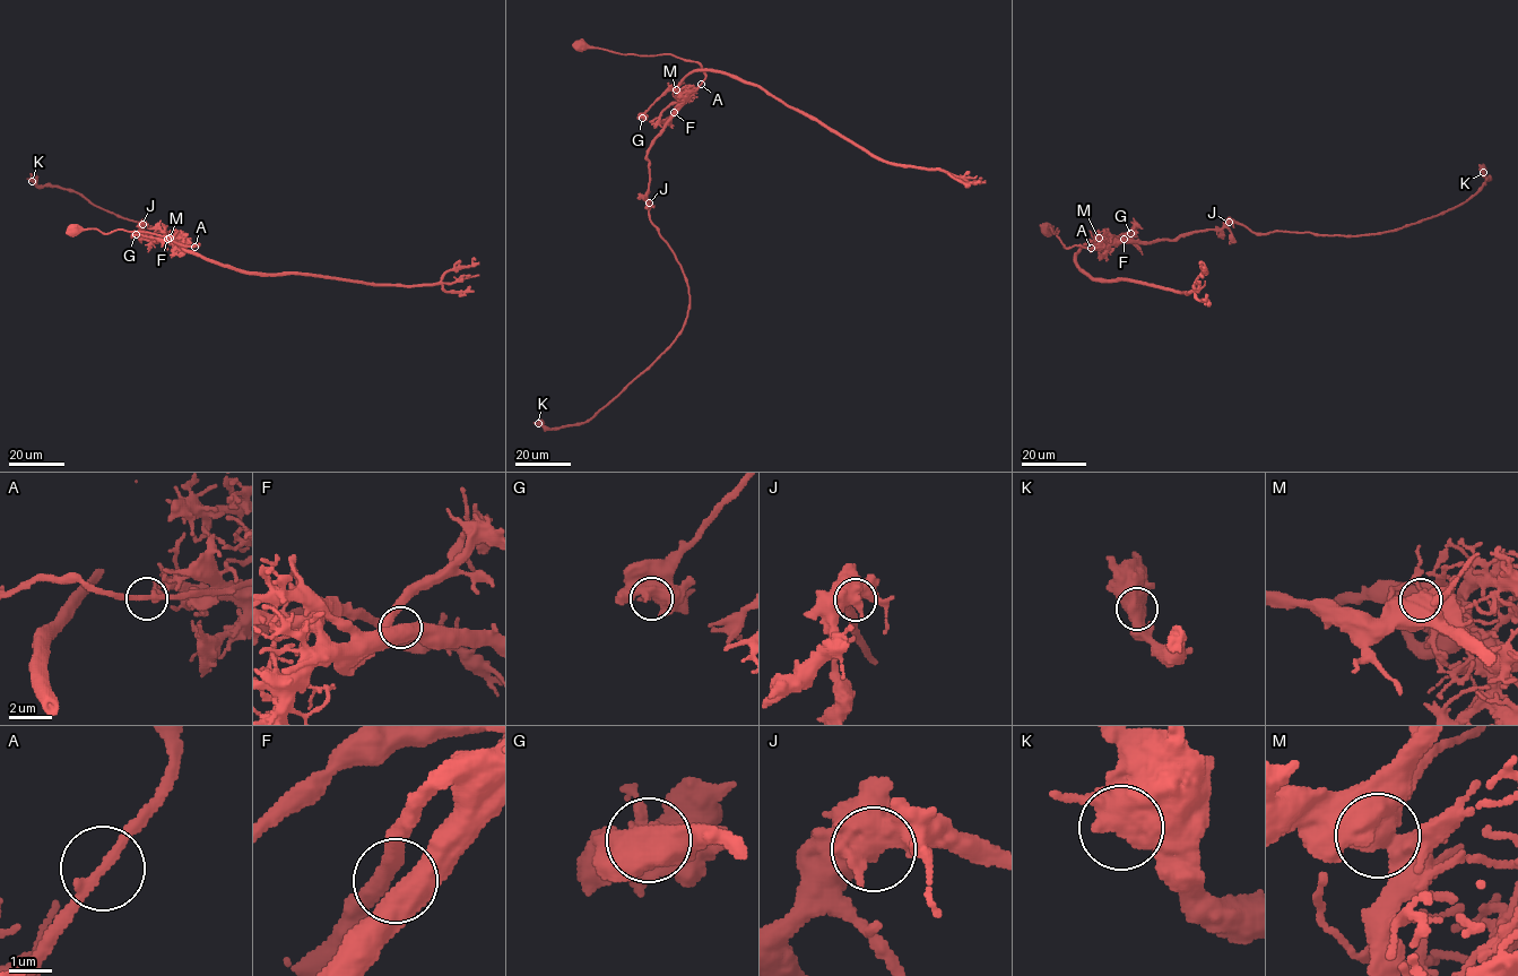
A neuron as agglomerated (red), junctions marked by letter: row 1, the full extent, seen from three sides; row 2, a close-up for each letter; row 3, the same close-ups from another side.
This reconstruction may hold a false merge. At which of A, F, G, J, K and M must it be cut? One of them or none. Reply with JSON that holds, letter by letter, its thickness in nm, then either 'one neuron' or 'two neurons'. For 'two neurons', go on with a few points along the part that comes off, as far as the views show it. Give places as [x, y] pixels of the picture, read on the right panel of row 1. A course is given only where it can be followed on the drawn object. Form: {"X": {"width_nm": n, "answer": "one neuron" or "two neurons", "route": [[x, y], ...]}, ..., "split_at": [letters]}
{"A": {"width_nm": 240, "answer": "one neuron"}, "F": {"width_nm": 550, "answer": "one neuron"}, "G": {"width_nm": 600, "answer": "one neuron"}, "J": {"width_nm": 800, "answer": "one neuron"}, "K": {"width_nm": 650, "answer": "one neuron"}, "M": {"width_nm": 700, "answer": "two neurons", "route": [[1098, 238], [1075, 253], [1076, 265], [1091, 278], [1139, 281], [1188, 293], [1205, 269], [1198, 264]]}, "split_at": ["M"]}

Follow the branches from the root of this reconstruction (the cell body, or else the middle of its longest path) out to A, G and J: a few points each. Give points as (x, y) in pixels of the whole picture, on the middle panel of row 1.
A: (580, 44), (622, 54), (673, 54), (696, 62), (705, 76), (701, 84)
G: (580, 44), (700, 66), (704, 80), (687, 98), (666, 91), (642, 118)
J: (580, 44), (622, 54), (673, 54), (696, 62), (705, 76), (649, 149), (649, 203)

